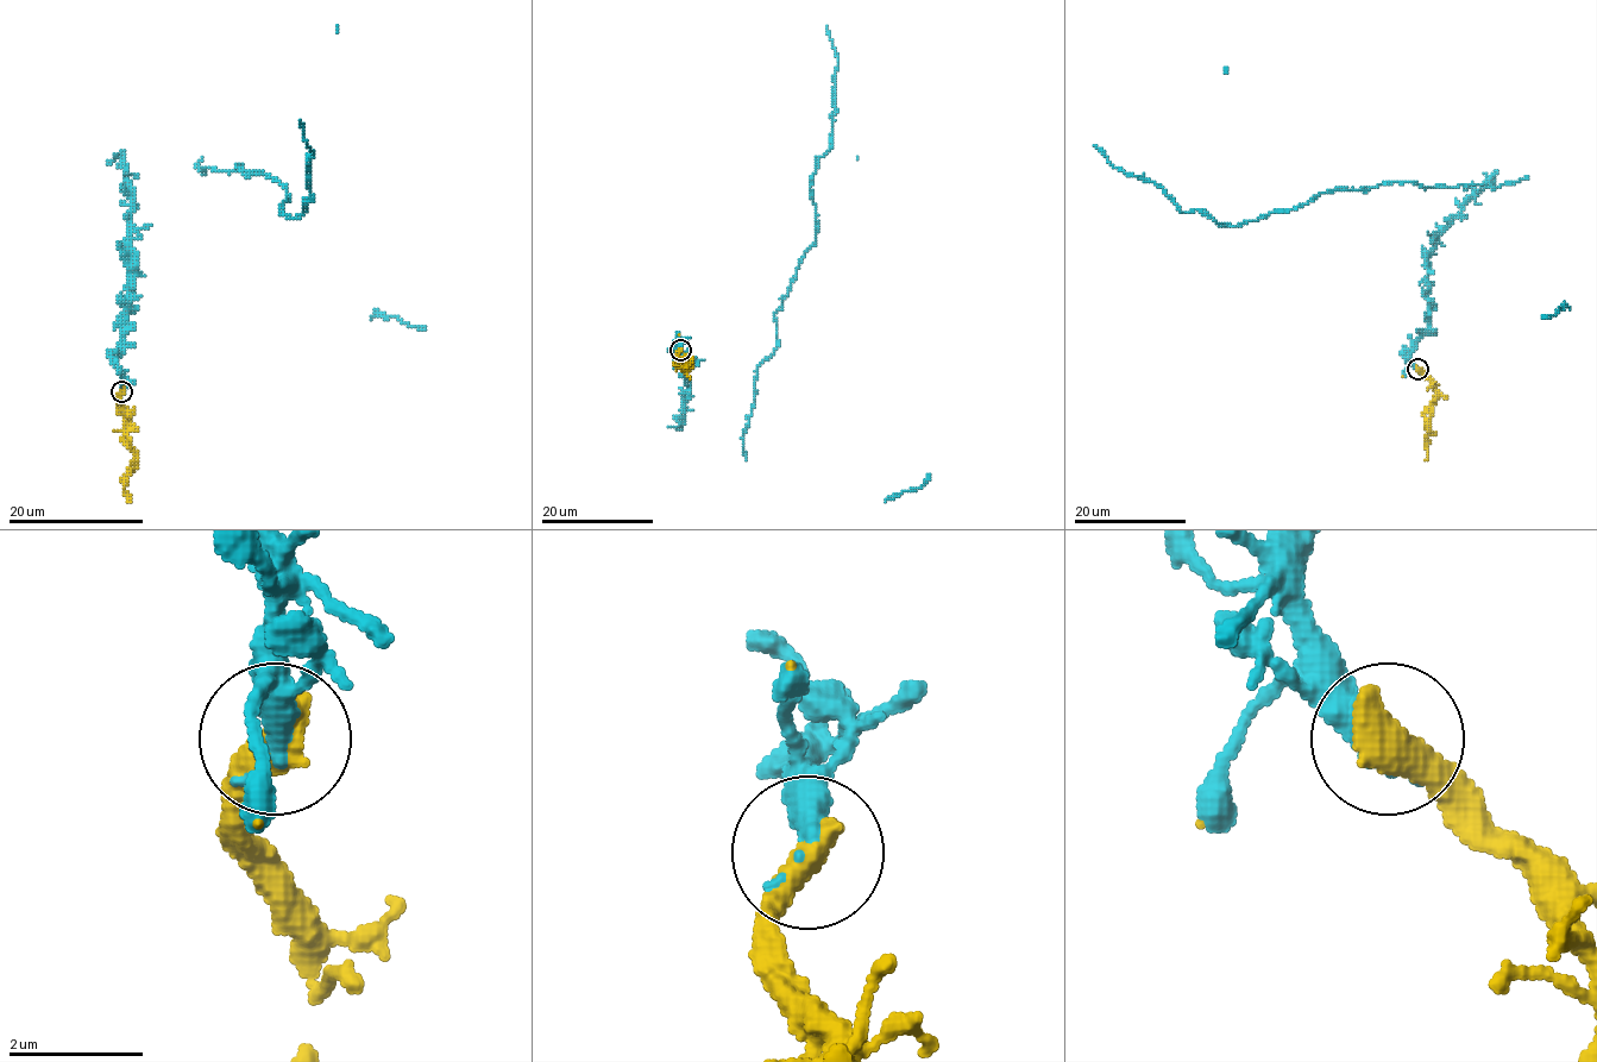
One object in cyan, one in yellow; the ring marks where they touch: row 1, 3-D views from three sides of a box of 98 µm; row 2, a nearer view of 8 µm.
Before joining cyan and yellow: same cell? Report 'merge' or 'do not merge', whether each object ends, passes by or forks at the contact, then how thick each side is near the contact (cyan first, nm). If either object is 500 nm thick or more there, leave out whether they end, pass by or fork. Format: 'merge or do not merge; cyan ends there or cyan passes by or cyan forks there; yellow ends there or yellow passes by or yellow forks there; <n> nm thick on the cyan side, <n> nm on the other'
merge; 340 nm thick on the cyan side, 650 nm on the other

